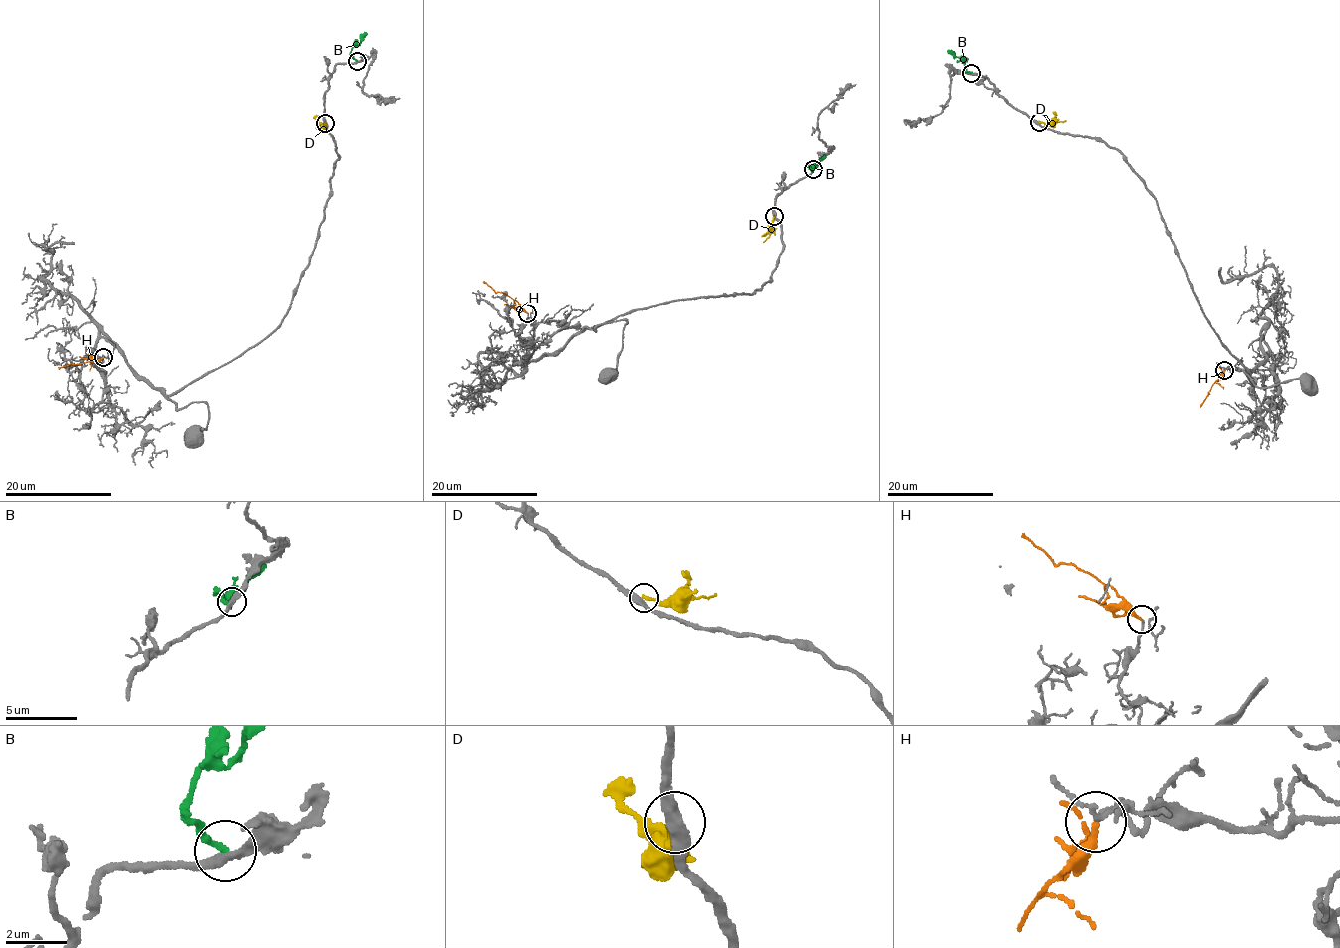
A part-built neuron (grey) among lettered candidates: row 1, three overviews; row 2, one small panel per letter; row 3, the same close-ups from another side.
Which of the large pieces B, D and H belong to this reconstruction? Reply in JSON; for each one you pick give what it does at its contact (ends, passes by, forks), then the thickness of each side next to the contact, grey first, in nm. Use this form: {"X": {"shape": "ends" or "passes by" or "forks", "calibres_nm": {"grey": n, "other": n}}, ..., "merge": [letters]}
{"H": {"shape": "ends", "calibres_nm": {"grey": 110, "other": 220}}, "merge": ["H"]}

